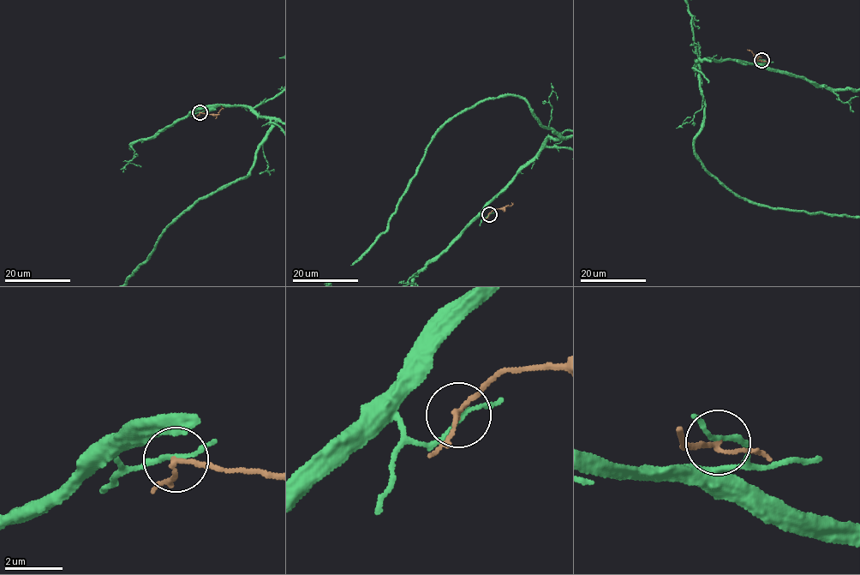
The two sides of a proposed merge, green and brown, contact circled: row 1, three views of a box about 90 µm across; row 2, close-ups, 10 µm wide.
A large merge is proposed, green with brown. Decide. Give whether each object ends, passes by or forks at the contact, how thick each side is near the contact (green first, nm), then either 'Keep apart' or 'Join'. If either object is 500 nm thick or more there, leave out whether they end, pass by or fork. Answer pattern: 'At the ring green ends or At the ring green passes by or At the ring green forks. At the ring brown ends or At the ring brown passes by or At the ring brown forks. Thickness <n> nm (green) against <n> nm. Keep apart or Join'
At the ring green passes by. At the ring brown passes by. Thickness 140 nm (green) against 130 nm. Keep apart

